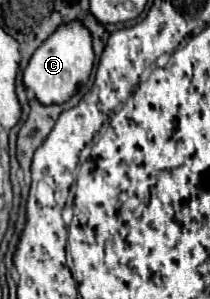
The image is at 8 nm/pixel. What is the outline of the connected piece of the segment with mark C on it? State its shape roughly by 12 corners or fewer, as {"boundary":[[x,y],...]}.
{"boundary":[[60,24],[32,54],[24,84],[62,104],[88,82],[92,32]]}

